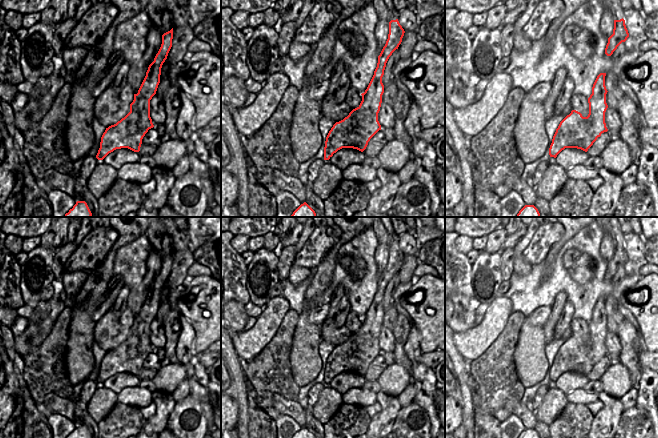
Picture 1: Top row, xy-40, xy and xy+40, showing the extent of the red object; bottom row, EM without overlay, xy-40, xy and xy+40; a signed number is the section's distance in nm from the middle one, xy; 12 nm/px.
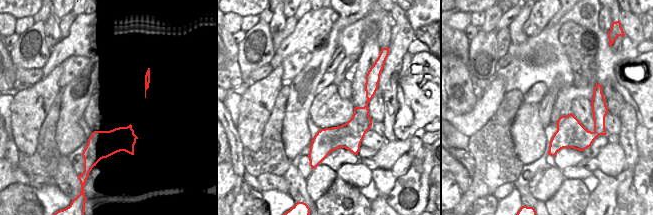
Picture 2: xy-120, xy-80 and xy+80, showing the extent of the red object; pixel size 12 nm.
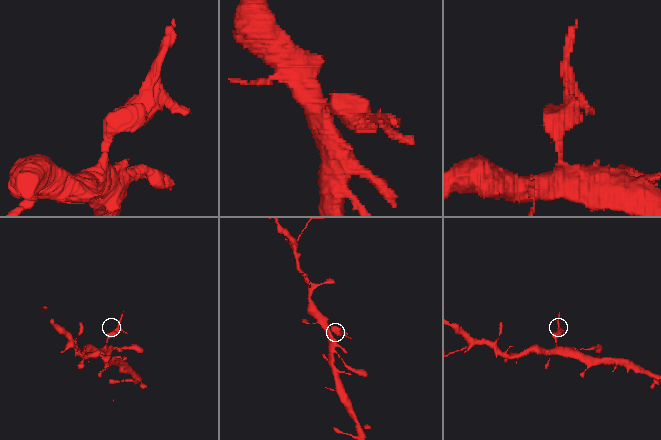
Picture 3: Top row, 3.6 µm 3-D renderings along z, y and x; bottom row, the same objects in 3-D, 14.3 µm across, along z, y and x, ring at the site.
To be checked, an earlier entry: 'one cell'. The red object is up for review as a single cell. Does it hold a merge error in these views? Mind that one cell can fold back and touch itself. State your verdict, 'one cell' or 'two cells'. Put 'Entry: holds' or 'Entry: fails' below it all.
two cells
Entry: fails

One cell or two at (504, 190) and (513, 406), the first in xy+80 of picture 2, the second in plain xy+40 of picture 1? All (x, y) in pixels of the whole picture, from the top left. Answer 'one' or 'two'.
two

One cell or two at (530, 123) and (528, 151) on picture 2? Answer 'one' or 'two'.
one

